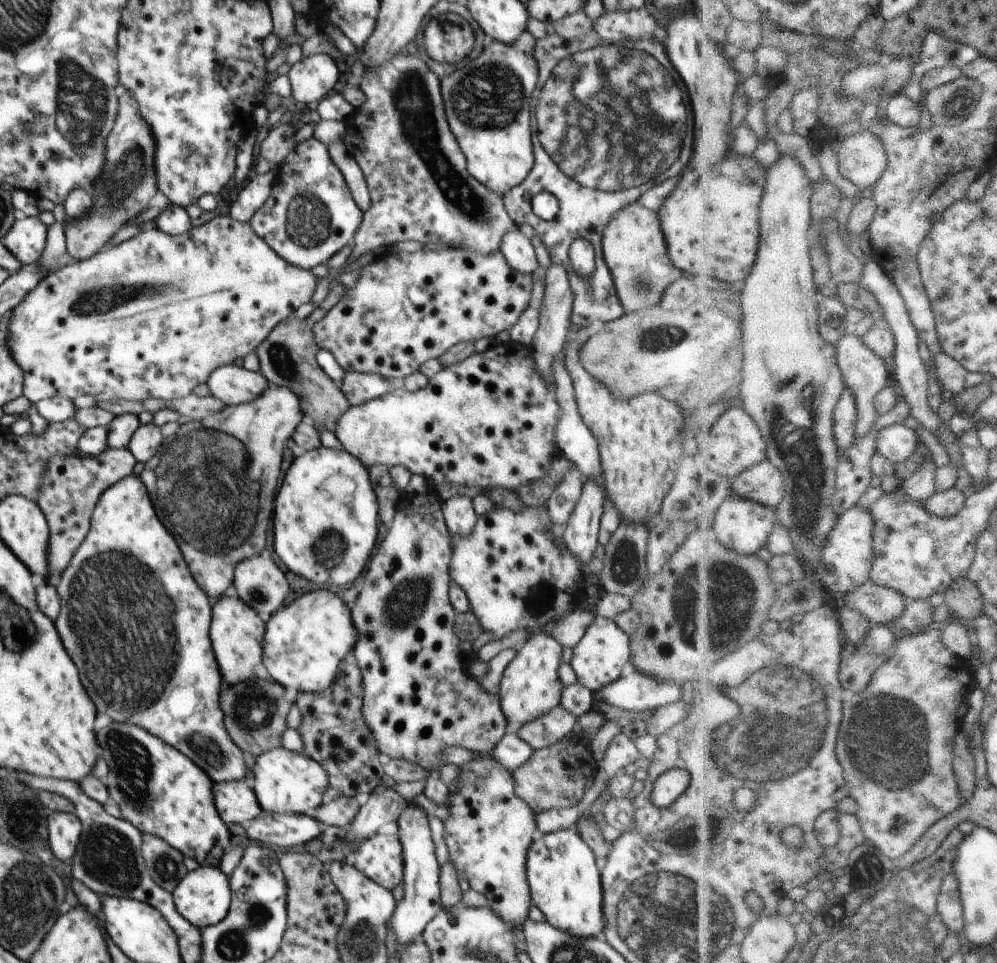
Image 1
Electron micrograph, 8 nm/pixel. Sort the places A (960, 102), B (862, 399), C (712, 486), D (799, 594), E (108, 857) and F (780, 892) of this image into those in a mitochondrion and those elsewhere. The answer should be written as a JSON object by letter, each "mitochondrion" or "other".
{"A":"mitochondrion","B":"other","C":"mitochondrion","D":"mitochondrion","E":"mitochondrion","F":"other"}

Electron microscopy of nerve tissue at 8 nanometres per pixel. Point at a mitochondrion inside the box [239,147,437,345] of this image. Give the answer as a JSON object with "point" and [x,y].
{"point":[307,223]}

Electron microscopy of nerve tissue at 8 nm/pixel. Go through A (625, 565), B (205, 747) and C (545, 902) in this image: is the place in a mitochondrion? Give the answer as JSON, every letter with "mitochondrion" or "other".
{"A":"mitochondrion","B":"mitochondrion","C":"other"}

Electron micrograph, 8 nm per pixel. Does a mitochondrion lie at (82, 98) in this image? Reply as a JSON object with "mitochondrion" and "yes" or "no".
{"mitochondrion":"yes"}

